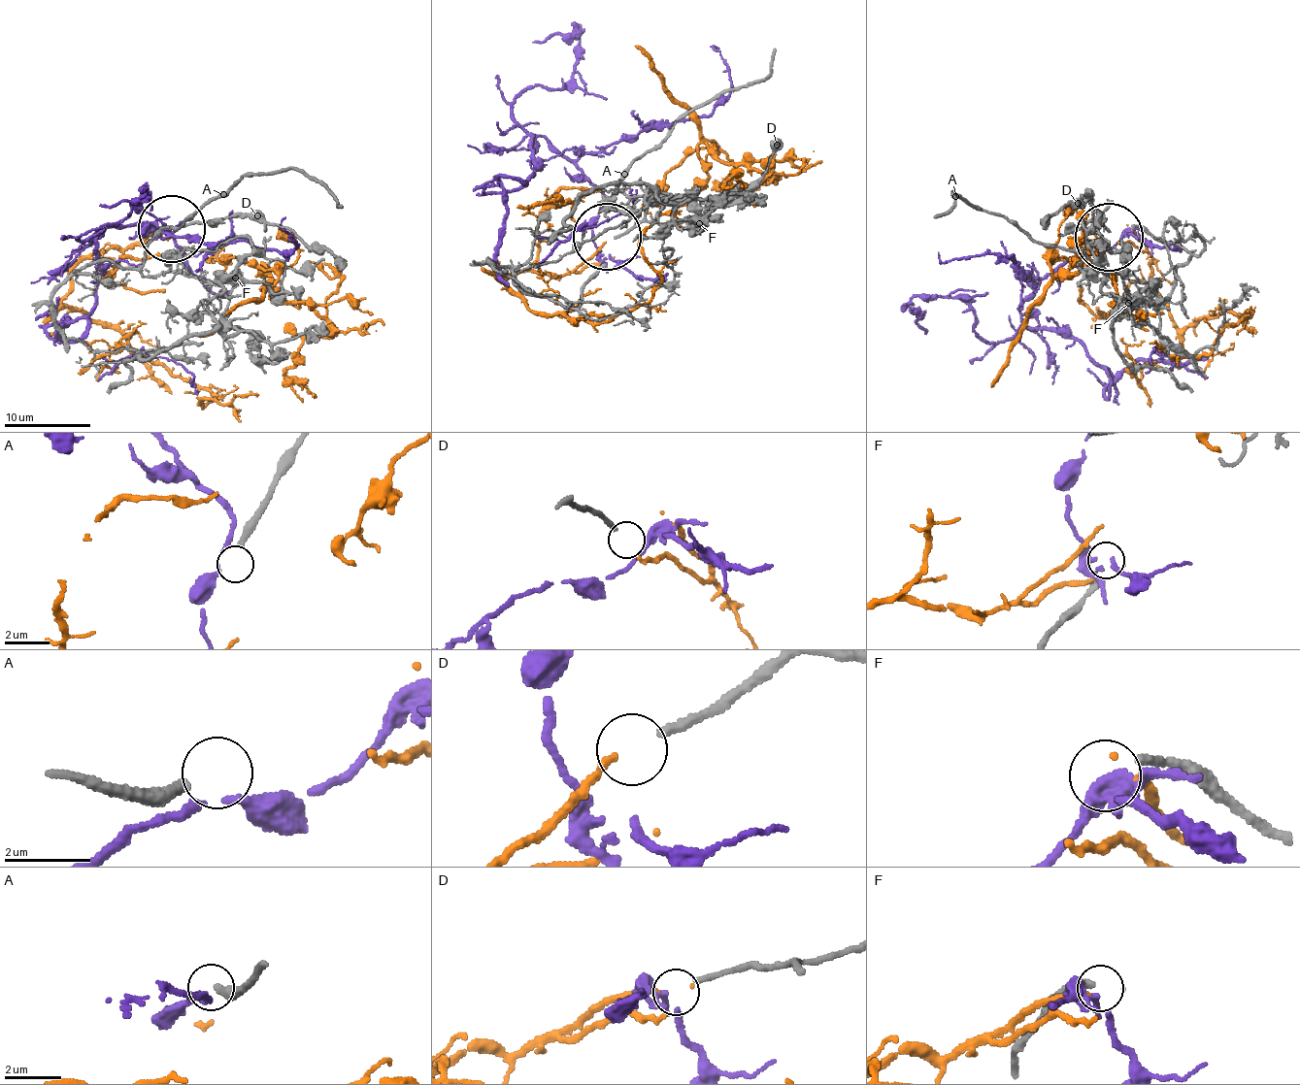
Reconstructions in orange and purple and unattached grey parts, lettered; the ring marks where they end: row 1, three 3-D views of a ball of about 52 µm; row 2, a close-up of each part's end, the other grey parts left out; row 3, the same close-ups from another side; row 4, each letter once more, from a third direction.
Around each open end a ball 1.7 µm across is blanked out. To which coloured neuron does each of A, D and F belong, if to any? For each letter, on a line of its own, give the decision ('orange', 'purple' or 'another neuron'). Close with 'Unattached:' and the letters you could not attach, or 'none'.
A: another neuron
D: another neuron
F: another neuron
Unattached: A, D, F

